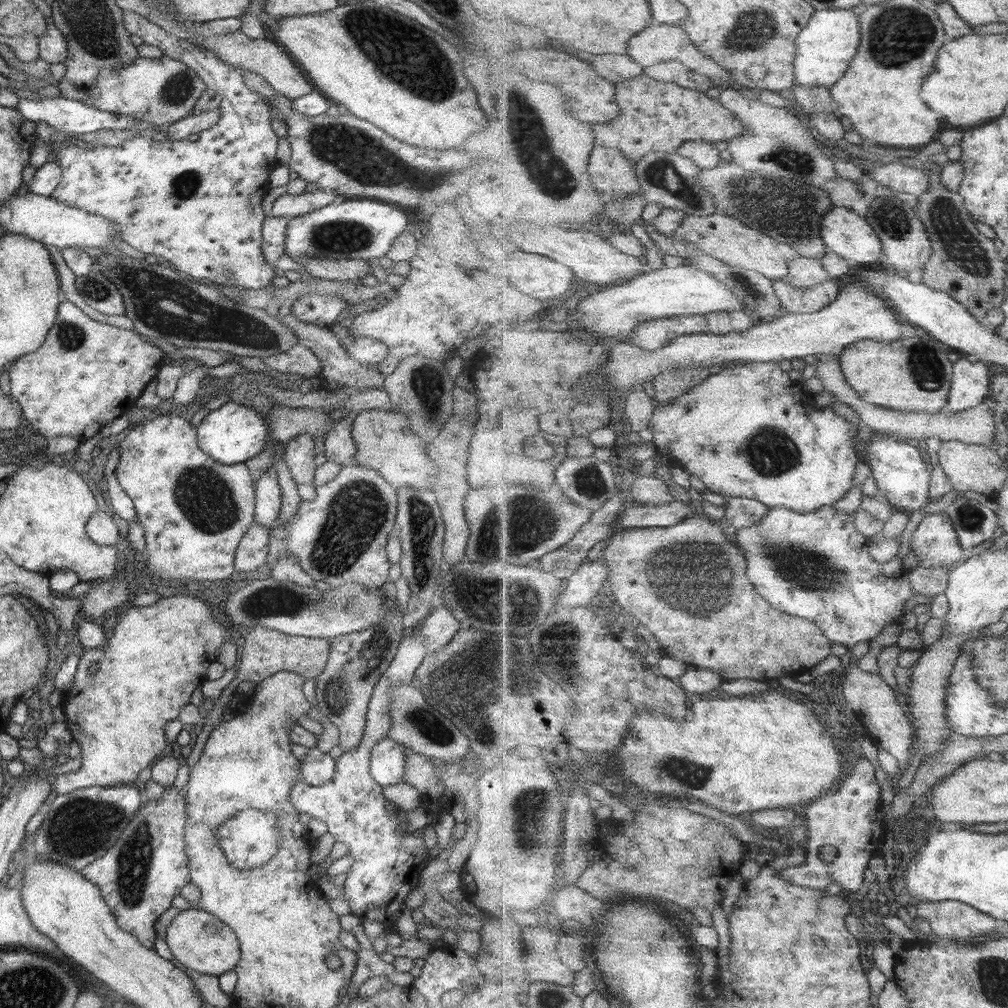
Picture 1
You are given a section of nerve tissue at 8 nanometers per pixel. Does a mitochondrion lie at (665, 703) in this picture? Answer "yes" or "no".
no

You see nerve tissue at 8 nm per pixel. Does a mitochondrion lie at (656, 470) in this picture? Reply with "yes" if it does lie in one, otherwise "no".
no

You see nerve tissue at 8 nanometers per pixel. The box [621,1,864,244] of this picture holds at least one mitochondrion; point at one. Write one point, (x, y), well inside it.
(792, 220)

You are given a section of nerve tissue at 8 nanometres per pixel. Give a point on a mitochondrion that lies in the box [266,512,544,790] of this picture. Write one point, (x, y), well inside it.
(465, 681)

